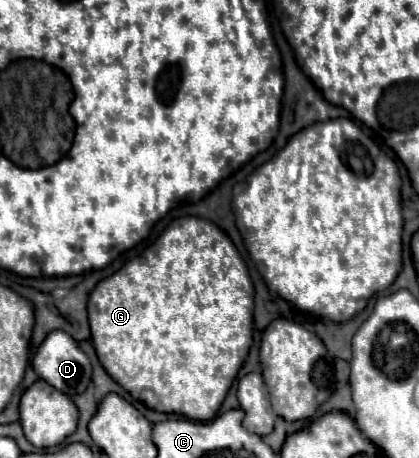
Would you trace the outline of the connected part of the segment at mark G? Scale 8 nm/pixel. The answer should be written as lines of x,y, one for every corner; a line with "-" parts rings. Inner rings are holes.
180,217
172,223
170,229
166,229
160,239
154,243
154,263
148,261
130,261
120,271
116,271
112,277
102,279
90,293
88,299
88,321
92,331
92,343
96,347
98,359
102,367
108,371
108,375
120,383
134,399
144,401
150,409
162,411
162,413
180,413
188,419
196,421
208,421
216,415
218,407
222,405
234,377
238,375
238,369
244,363
244,357
248,355
248,349
252,345
252,311
254,311
254,287
248,275
248,269
236,251
234,243
224,231
218,231
218,227
206,219
200,217

